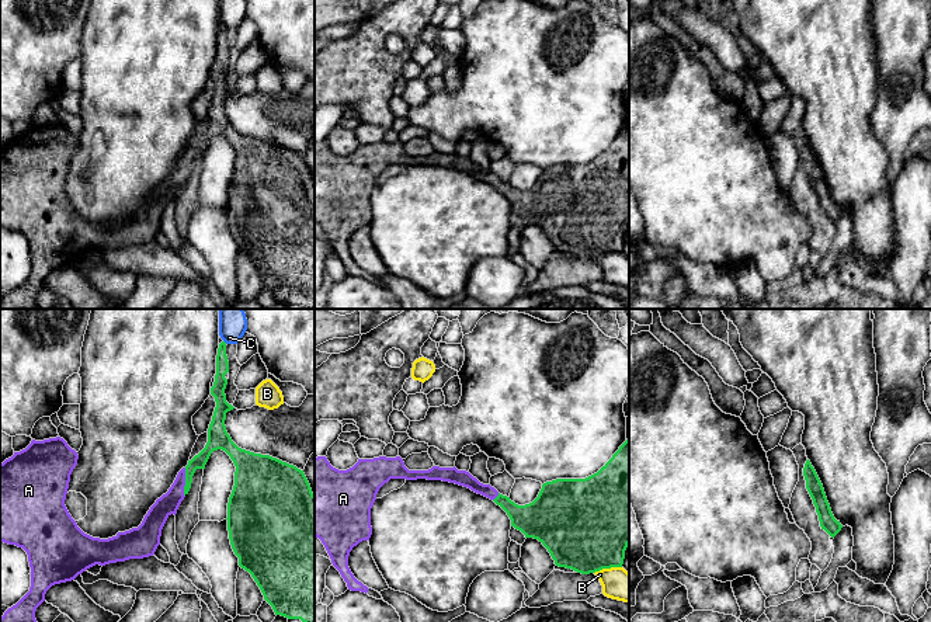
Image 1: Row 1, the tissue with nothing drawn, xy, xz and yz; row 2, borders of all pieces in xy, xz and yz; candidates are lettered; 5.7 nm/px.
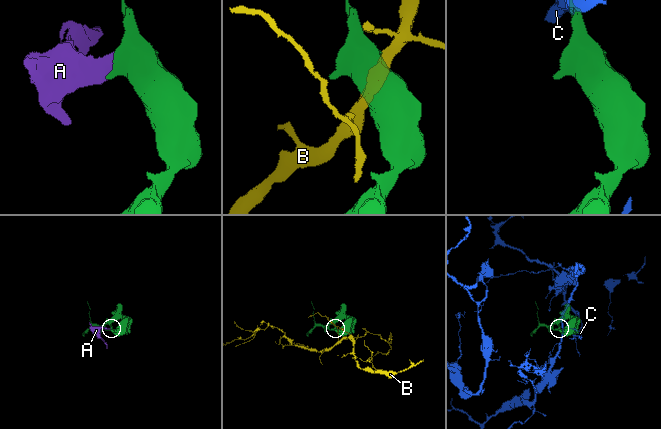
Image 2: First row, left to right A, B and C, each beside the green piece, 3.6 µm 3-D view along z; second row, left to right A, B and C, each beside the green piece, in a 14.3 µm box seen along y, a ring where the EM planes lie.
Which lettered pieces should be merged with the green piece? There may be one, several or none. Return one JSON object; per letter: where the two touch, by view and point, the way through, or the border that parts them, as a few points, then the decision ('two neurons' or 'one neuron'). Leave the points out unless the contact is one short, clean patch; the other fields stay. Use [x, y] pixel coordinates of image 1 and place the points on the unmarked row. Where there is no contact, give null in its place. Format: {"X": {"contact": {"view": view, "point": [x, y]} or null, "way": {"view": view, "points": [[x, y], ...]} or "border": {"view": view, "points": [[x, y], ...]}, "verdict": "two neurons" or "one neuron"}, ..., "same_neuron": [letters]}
{"A": {"contact": {"view": "xy", "point": [186, 167]}, "way": {"view": "xy", "points": [[198, 146], [186, 159], [186, 167], [169, 188]]}, "verdict": "one neuron"}, "B": {"contact": {"view": "xz", "point": [607, 253]}, "border": {"view": "xz", "points": [[621, 252], [600, 254], [594, 259]]}, "verdict": "two neurons"}, "C": {"contact": null, "verdict": "two neurons"}, "same_neuron": ["A"]}

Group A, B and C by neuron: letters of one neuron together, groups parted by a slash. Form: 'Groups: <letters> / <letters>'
Groups: A / B / C

